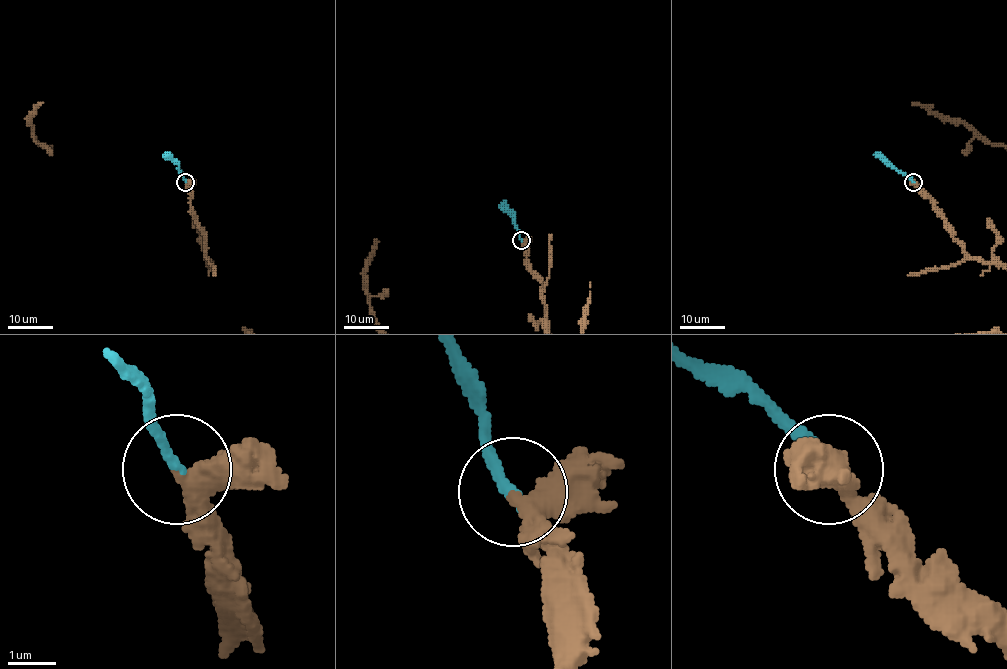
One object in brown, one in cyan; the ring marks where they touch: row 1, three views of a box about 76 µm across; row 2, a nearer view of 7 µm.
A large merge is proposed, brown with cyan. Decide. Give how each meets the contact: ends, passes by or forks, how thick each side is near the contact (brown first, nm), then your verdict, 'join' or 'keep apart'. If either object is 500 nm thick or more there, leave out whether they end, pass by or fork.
brown passes by; cyan ends there; 320 nm thick on the brown side, 220 nm on the other; join

